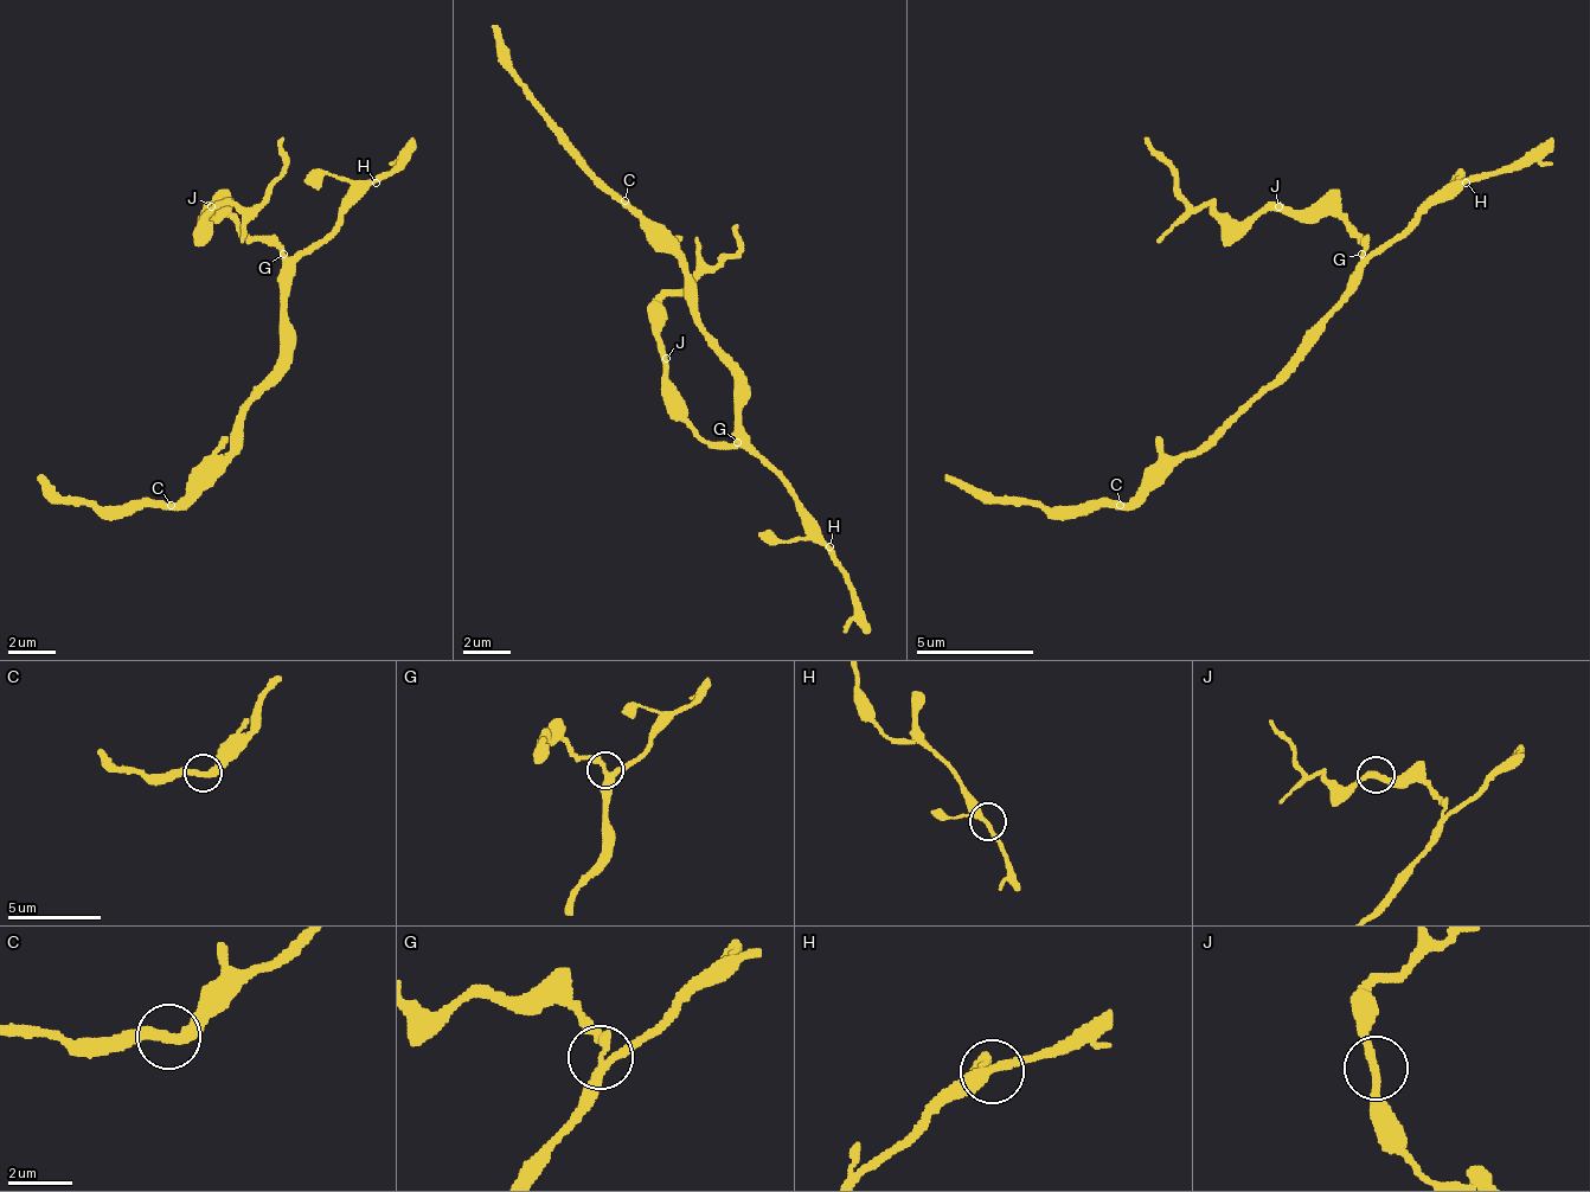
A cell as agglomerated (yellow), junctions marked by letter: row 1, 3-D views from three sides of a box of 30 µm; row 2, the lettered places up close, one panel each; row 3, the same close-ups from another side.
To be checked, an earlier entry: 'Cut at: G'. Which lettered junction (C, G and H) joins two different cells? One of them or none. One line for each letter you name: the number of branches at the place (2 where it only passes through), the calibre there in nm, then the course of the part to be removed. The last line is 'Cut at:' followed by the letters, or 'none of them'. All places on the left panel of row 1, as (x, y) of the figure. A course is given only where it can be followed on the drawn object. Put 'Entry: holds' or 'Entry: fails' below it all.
G: Branches: 3. Thickness 280 nm. Course of the part to remove: (281, 252), (252, 241), (229, 218), (211, 212), (205, 218), (270, 194), (281, 165), (281, 135)
Cut at: G
Entry: holds

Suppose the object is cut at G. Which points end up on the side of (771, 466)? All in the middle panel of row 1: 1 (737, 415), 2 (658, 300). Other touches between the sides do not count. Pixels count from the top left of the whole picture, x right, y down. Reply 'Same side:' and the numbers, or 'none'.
Same side: 1

